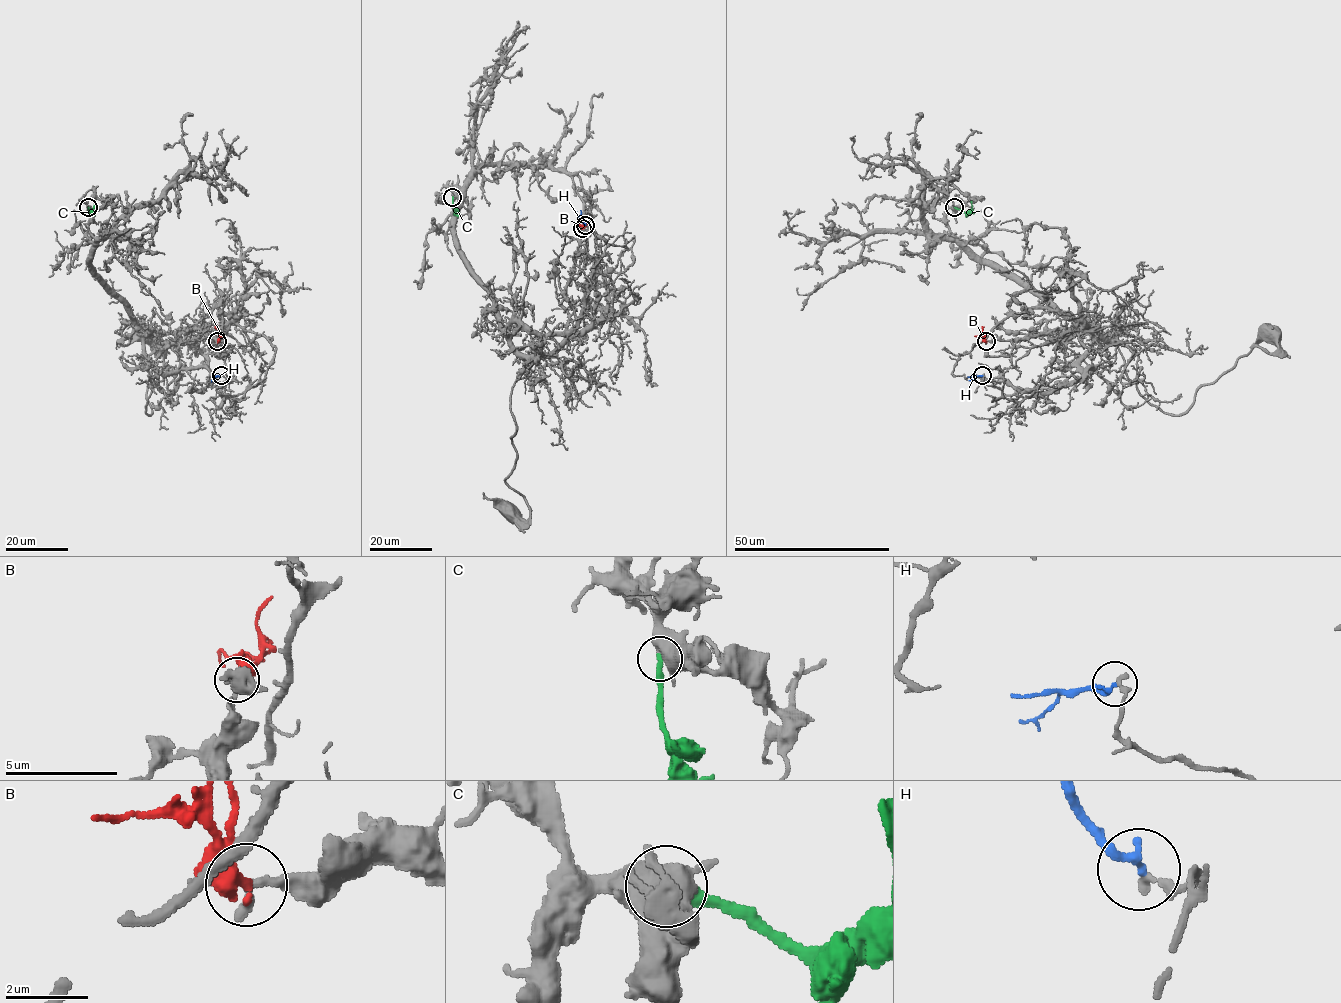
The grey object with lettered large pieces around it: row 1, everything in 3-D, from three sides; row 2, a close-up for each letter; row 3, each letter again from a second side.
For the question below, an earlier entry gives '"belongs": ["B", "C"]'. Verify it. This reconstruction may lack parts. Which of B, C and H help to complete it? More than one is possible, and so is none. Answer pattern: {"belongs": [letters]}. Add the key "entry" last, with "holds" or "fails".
{"belongs": ["B", "C"], "entry": "holds"}

